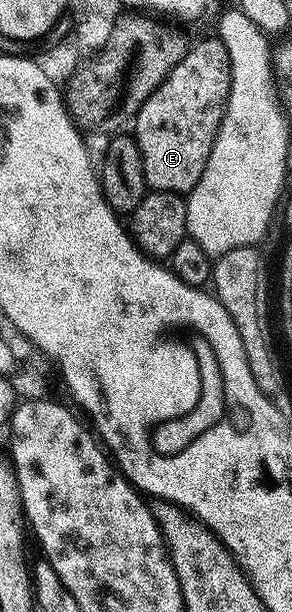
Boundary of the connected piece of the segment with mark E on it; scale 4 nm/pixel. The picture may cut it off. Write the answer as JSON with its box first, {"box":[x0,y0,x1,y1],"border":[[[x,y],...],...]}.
{"box":[135,36,230,196],"border":[[[212,36],[191,48],[189,46],[159,88],[155,88],[150,98],[142,104],[135,119],[135,127],[137,126],[135,137],[137,147],[141,150],[145,184],[150,191],[162,190],[185,196],[199,183],[224,118],[230,82],[228,49],[224,47],[219,37]]]}

